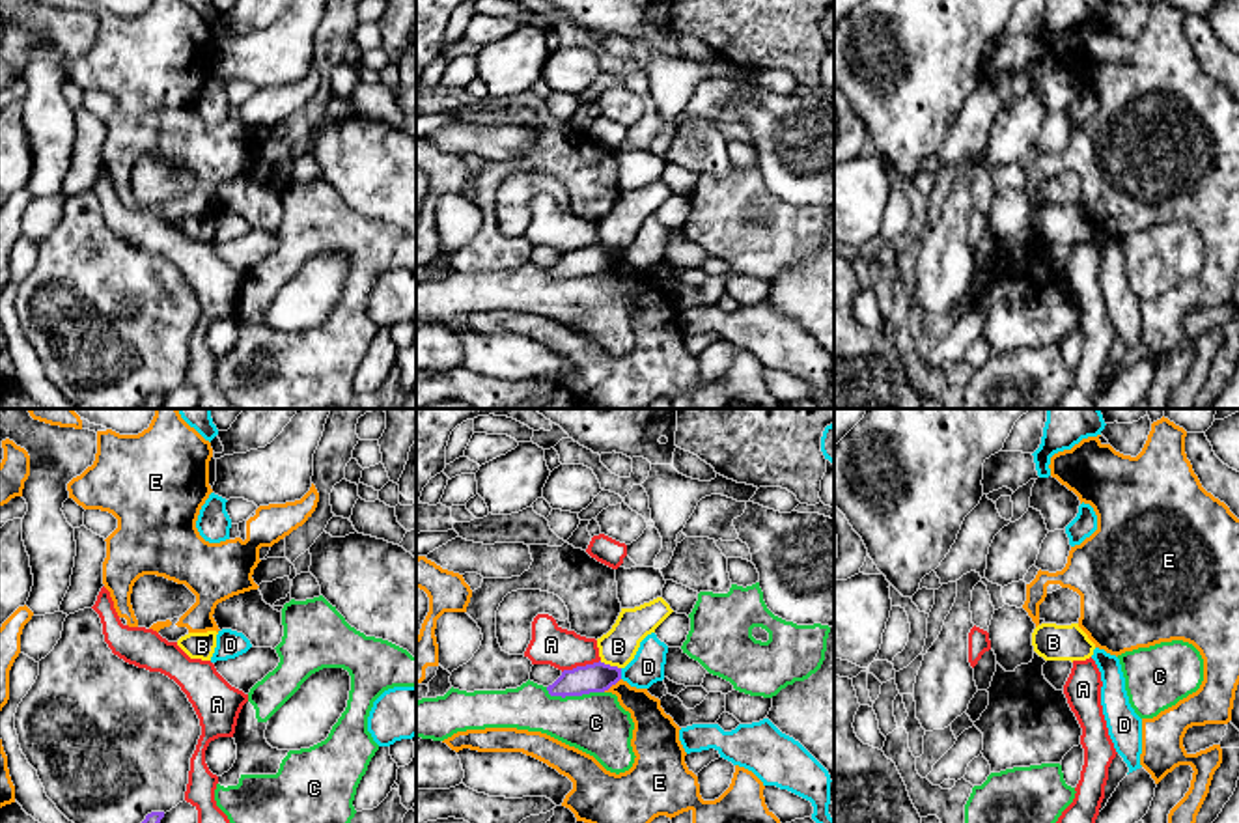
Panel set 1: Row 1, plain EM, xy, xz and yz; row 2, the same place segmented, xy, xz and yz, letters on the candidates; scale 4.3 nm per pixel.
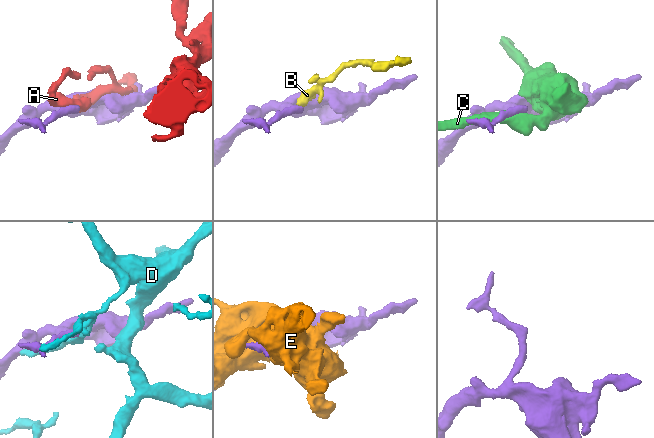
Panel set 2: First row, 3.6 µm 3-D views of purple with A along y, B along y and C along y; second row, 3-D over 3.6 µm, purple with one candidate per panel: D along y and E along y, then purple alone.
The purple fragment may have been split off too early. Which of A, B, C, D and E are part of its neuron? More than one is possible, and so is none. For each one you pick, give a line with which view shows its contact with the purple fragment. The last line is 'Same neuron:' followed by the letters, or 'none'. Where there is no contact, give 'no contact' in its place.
Same neuron: none

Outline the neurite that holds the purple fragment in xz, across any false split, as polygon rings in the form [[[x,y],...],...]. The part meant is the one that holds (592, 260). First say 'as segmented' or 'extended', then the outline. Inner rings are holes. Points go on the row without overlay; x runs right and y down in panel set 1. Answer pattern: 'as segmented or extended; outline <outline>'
as segmented; outline [[[593,244],[564,252],[562,258],[547,269],[550,278],[582,278],[605,274],[621,261],[621,250],[605,244]]]

